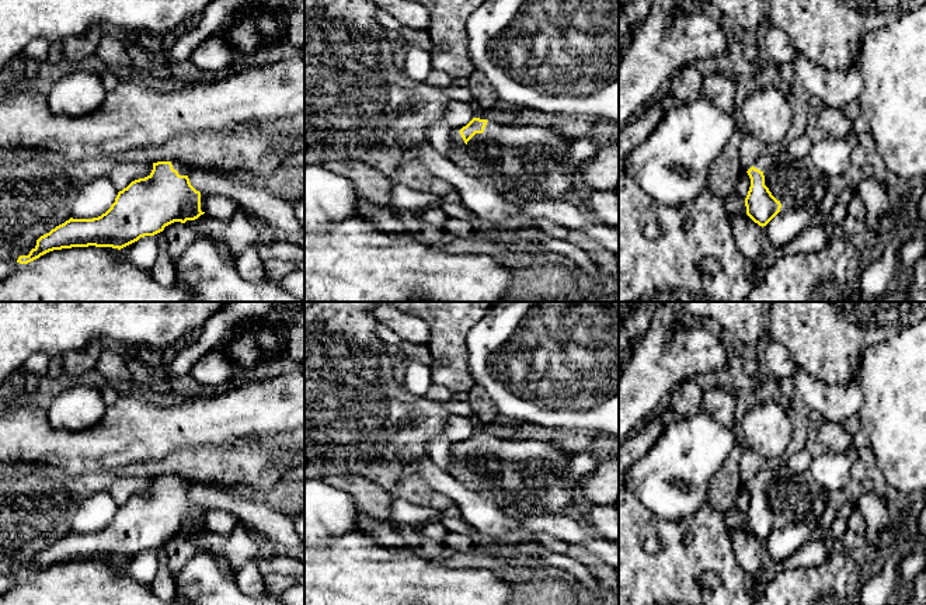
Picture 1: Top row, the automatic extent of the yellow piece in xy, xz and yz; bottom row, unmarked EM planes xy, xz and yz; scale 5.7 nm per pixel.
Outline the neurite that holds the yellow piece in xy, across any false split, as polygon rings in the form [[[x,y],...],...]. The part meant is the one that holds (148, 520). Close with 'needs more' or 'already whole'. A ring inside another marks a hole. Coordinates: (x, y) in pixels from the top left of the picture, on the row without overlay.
[[[157,476],[157,477],[153,477],[153,484],[152,487],[145,491],[145,493],[139,493],[139,494],[135,494],[132,496],[126,503],[123,503],[122,505],[118,507],[116,512],[115,512],[115,517],[111,519],[111,522],[102,528],[101,531],[98,532],[93,532],[93,533],[73,533],[70,532],[69,535],[66,535],[65,538],[56,540],[55,543],[52,543],[49,547],[41,550],[38,554],[36,554],[36,560],[29,566],[28,570],[20,570],[17,577],[20,578],[28,578],[36,573],[39,573],[41,570],[49,567],[49,566],[53,566],[53,564],[62,564],[62,563],[72,563],[72,561],[88,561],[88,560],[95,560],[95,561],[112,561],[112,563],[123,563],[135,556],[137,556],[140,552],[145,552],[145,550],[154,550],[160,546],[164,545],[166,540],[174,538],[174,536],[181,536],[181,538],[185,538],[187,535],[195,535],[198,533],[201,529],[205,528],[205,522],[206,522],[206,514],[210,511],[210,508],[208,507],[199,507],[196,505],[191,497],[189,497],[189,493],[188,493],[188,487],[194,483],[201,483],[201,484],[208,484],[210,487],[213,487],[215,490],[217,490],[219,493],[224,493],[226,496],[229,497],[233,497],[233,498],[239,498],[239,500],[246,500],[246,501],[253,501],[253,500],[260,500],[262,498],[262,496],[257,491],[253,491],[251,488],[244,488],[244,487],[237,487],[237,486],[233,486],[233,487],[223,487],[220,484],[209,484],[209,483],[203,483],[203,481],[191,481],[191,480],[184,480],[181,479],[180,476]]]; needs more

